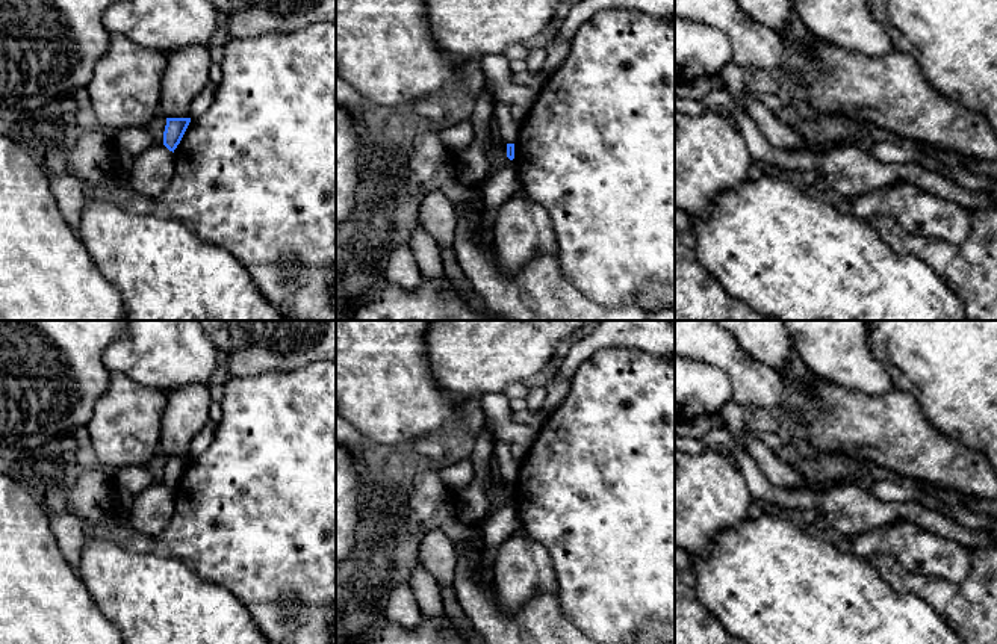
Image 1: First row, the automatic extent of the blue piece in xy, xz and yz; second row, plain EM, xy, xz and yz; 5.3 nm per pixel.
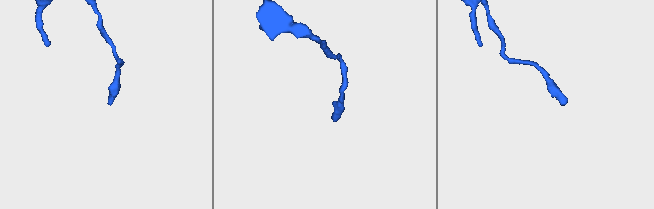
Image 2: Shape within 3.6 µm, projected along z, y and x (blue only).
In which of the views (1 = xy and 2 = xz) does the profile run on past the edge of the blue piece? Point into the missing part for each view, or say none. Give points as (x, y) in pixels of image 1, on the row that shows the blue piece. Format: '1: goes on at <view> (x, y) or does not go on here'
1: does not go on here
2: does not go on here

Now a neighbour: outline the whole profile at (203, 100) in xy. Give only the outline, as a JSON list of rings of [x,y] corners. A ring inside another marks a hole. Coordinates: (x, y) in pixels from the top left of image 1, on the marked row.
[[[209,82],[203,91],[194,98],[191,109],[189,109],[189,118],[197,119],[201,113],[207,110],[207,107],[212,104],[215,94],[216,94],[218,85],[213,82]]]

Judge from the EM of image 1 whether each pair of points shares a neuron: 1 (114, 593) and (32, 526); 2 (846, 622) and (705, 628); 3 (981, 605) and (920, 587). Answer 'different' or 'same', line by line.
1: different
2: different
3: same

